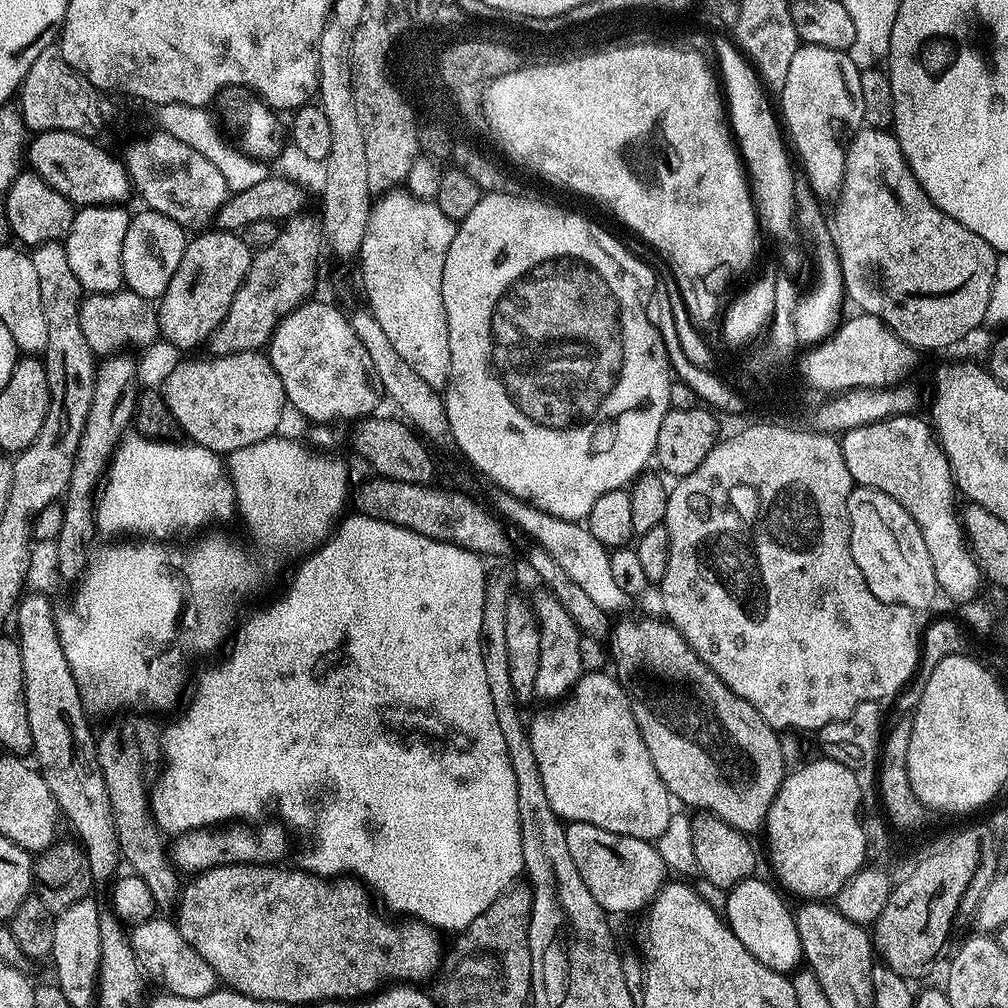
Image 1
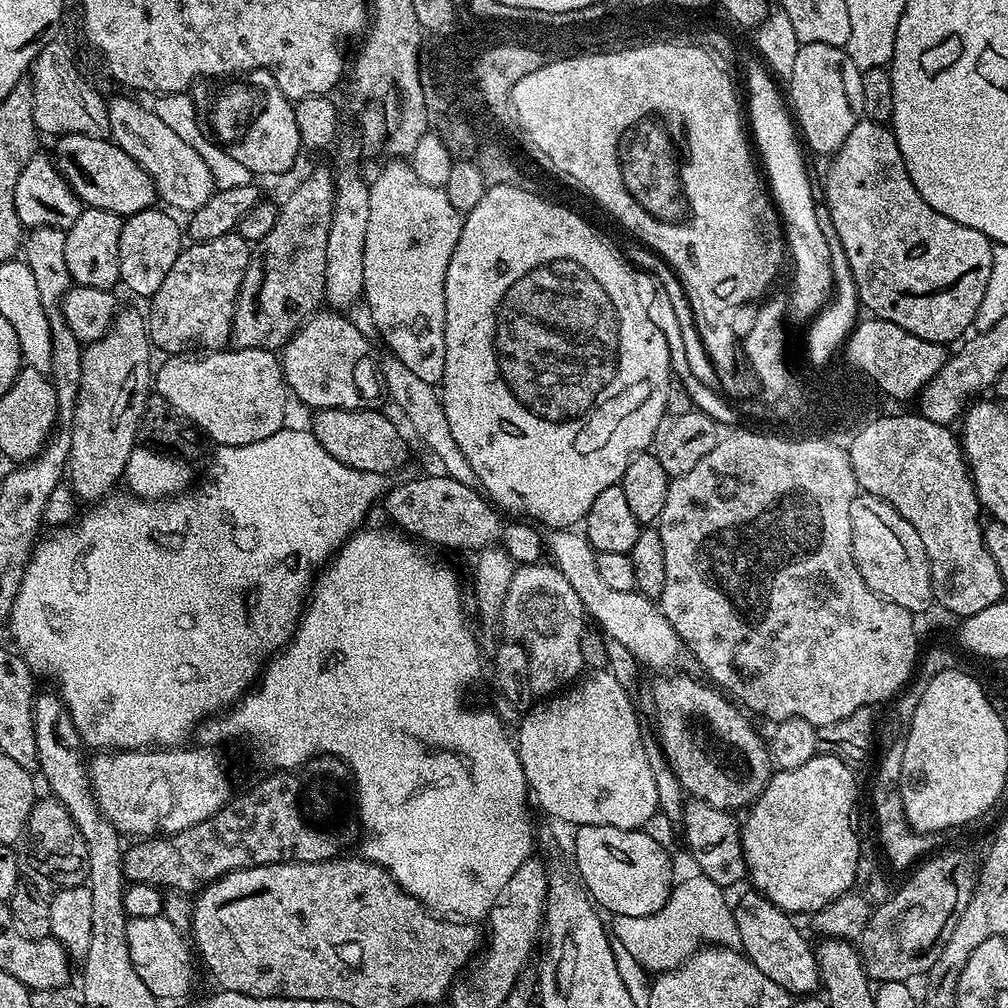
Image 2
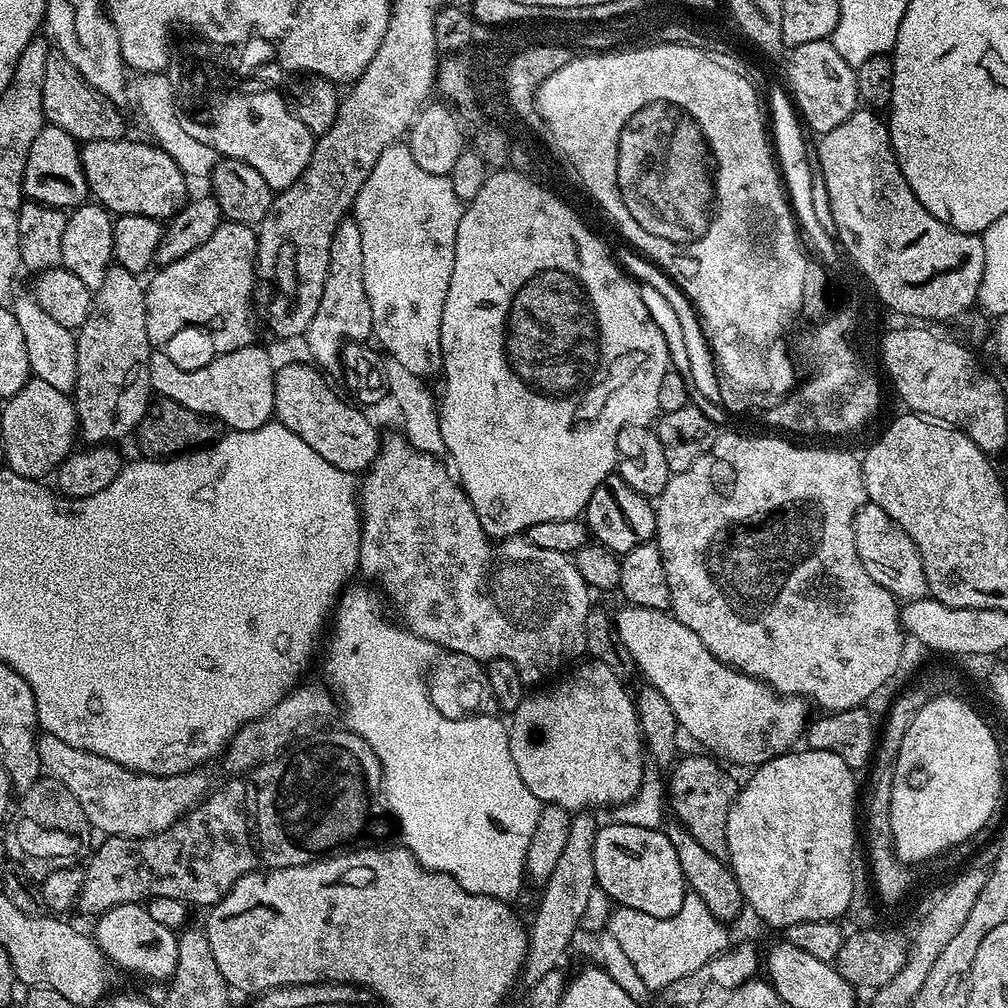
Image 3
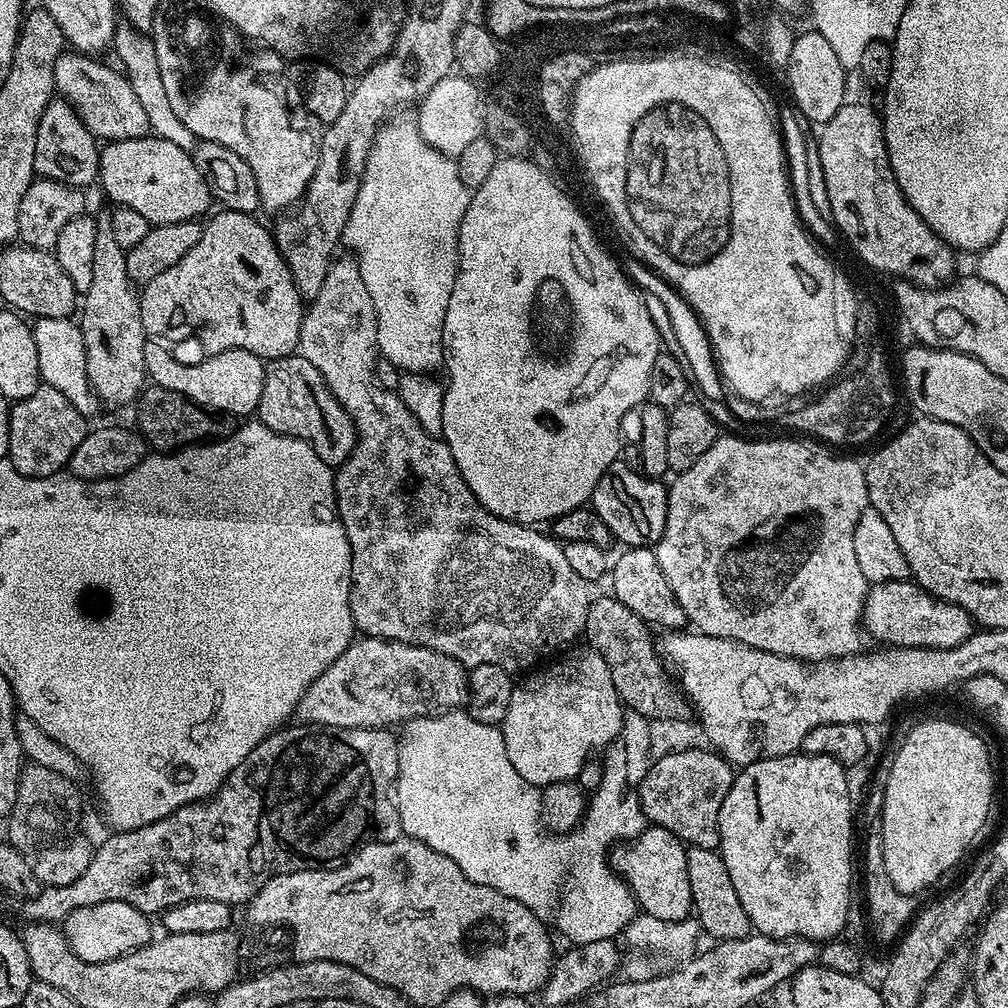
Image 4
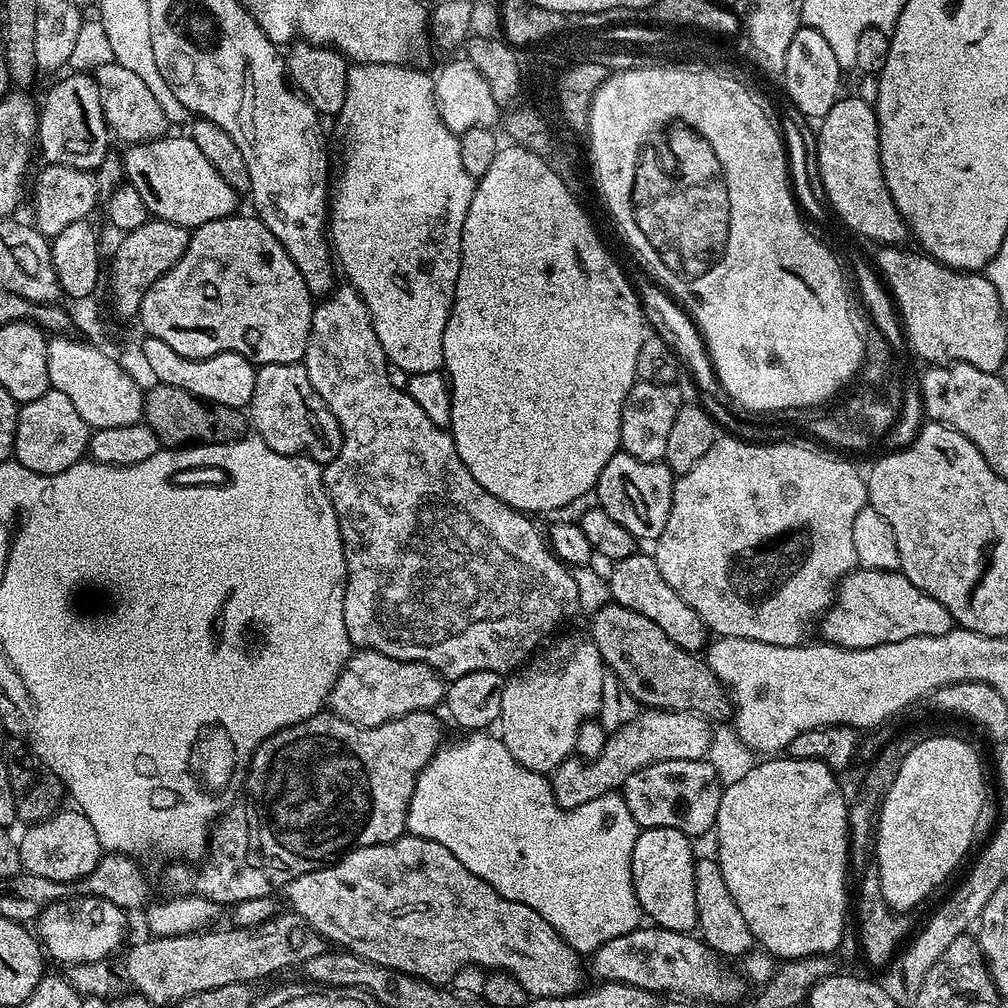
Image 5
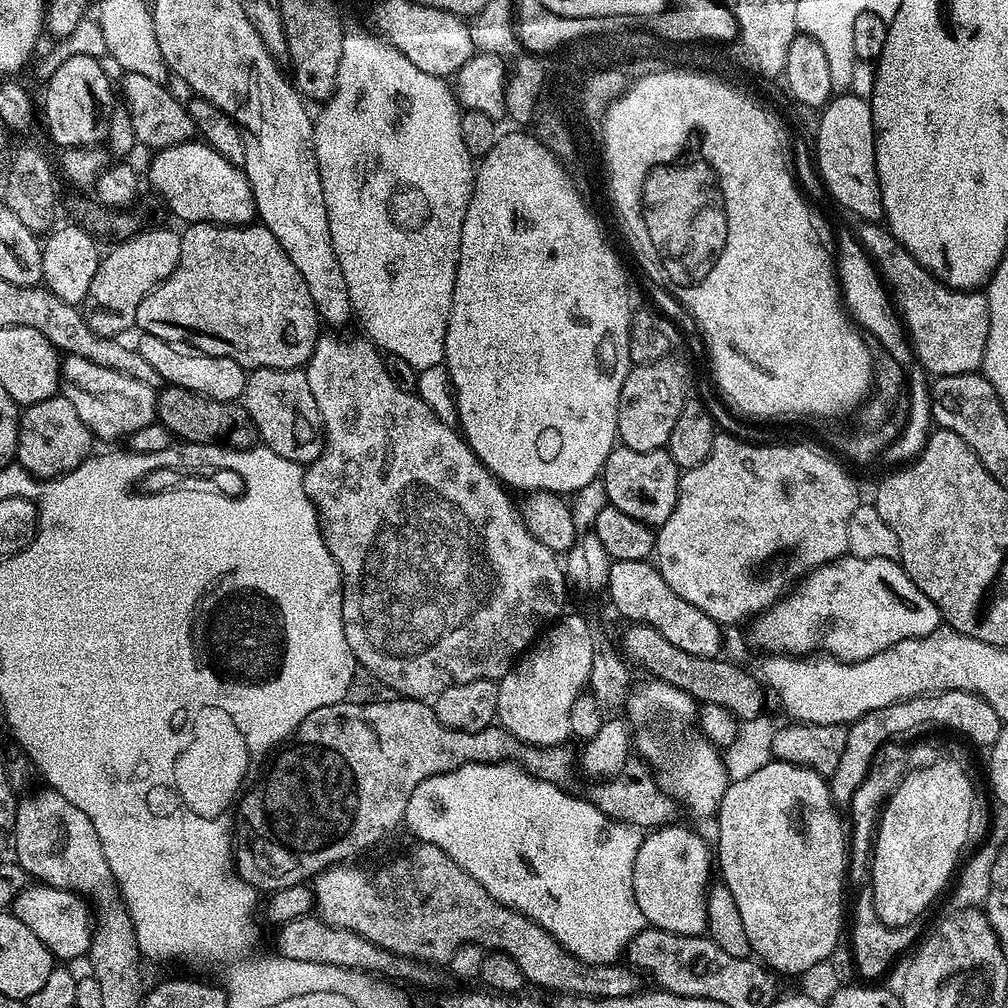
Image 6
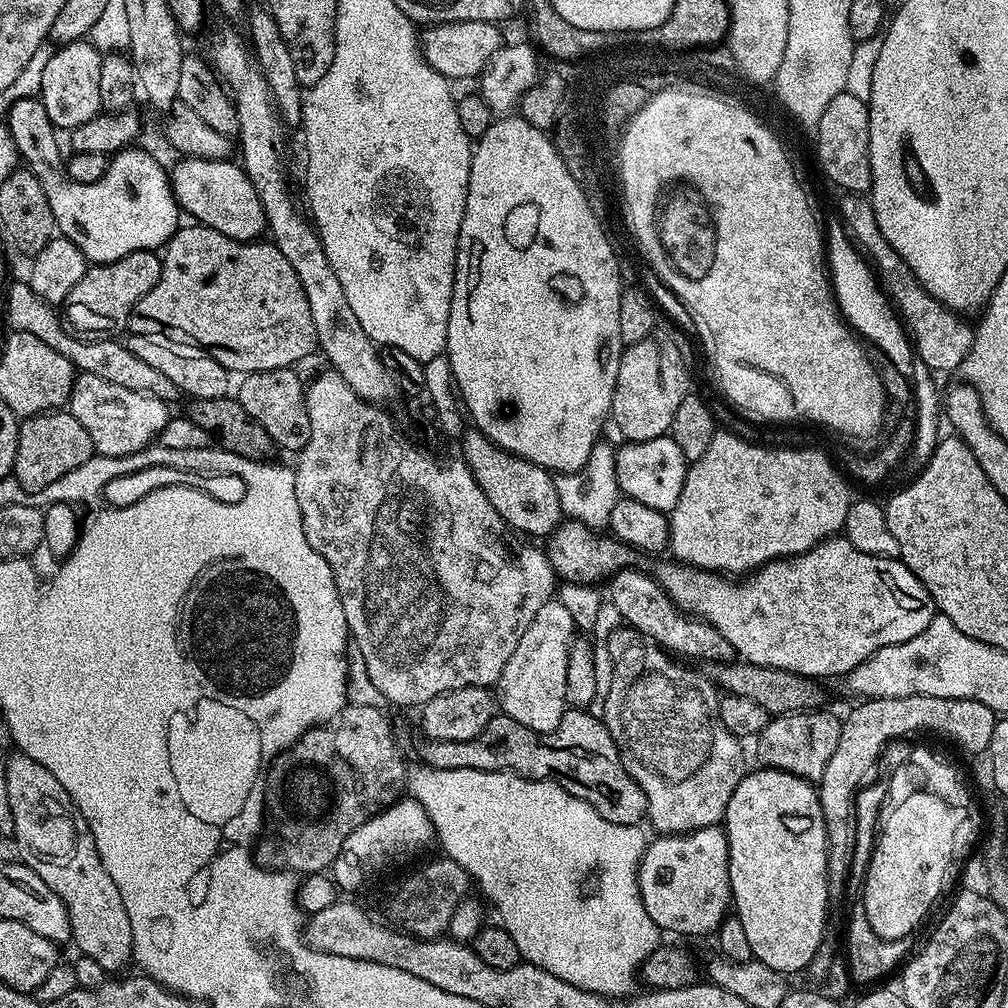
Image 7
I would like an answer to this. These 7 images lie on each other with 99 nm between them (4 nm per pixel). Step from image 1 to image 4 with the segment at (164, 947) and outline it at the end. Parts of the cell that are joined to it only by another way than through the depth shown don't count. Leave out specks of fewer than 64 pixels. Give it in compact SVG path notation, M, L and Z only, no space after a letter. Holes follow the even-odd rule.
M98 902L98 906L82 906L78 910L74 910L74 914L70 914L62 921L62 931L70 950L74 950L74 954L78 954L78 958L82 958L82 962L110 962L114 958L125 956L134 948L140 948L153 939L152 924L148 920L151 919L145 913L126 902Z

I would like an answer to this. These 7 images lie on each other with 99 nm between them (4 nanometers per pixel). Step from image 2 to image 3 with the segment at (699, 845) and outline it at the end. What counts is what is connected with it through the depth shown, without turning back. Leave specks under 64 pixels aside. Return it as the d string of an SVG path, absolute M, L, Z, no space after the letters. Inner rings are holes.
M681 755L670 768L672 777L666 780L666 800L670 812L701 843L702 846L720 860L728 855L726 842L726 818L730 806L736 801L738 784L735 784L711 755Z

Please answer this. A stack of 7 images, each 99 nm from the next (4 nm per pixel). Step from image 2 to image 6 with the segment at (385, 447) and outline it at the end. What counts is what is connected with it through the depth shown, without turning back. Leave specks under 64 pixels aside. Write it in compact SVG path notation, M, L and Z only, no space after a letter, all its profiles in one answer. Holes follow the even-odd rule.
M254 368L247 373L242 403L256 427L263 447L274 450L282 458L301 466L314 463L324 452L324 423L318 414L318 404L310 391L308 373L304 368Z

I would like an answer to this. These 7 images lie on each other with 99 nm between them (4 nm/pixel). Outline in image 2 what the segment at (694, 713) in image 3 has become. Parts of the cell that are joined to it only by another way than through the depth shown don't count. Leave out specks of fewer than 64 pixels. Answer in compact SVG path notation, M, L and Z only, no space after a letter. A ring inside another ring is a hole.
M556 530L547 537L546 548L550 553L551 563L555 564L558 571L566 574L566 582L574 586L574 594L582 602L585 613L596 619L601 633L608 638L622 642L630 654L646 669L672 670L680 660L680 655L685 655L684 643L678 638L674 626L663 614L659 607L649 597L641 596L639 592L614 590L606 586L606 581L598 574L596 565L597 551L588 542L588 537L580 530Z

